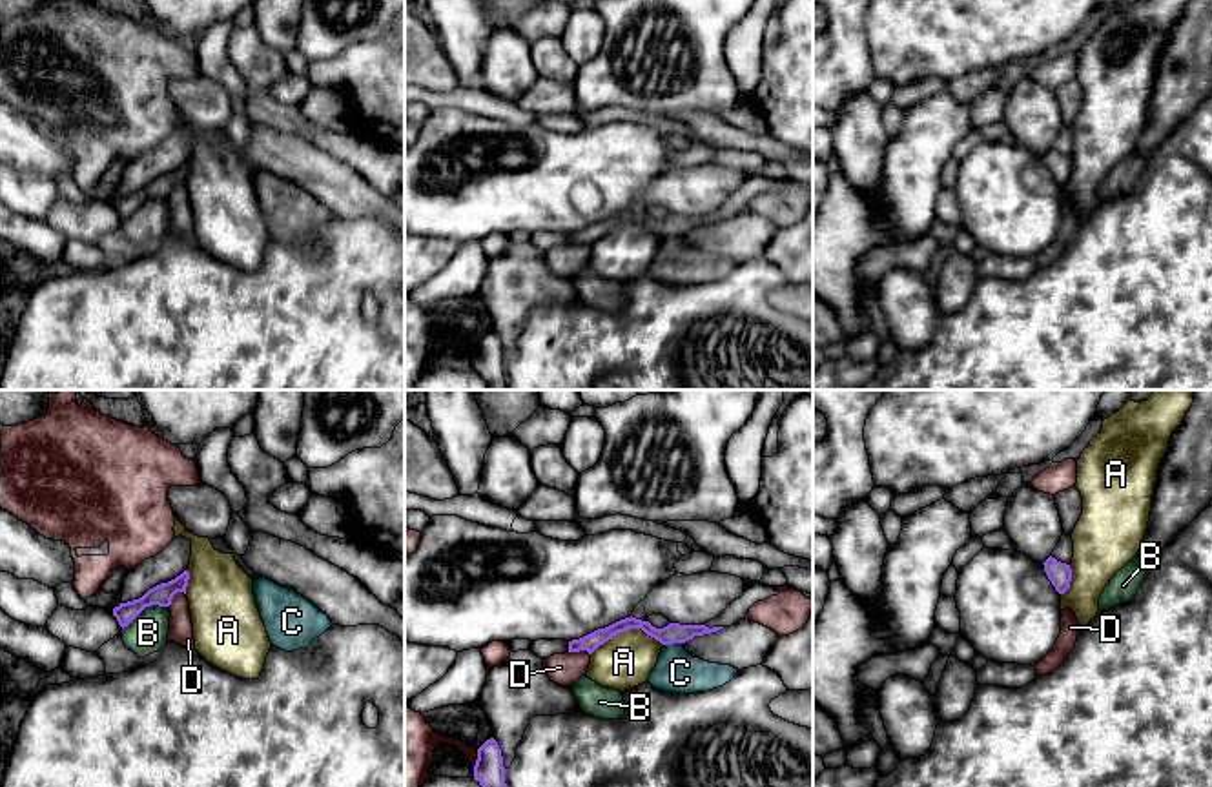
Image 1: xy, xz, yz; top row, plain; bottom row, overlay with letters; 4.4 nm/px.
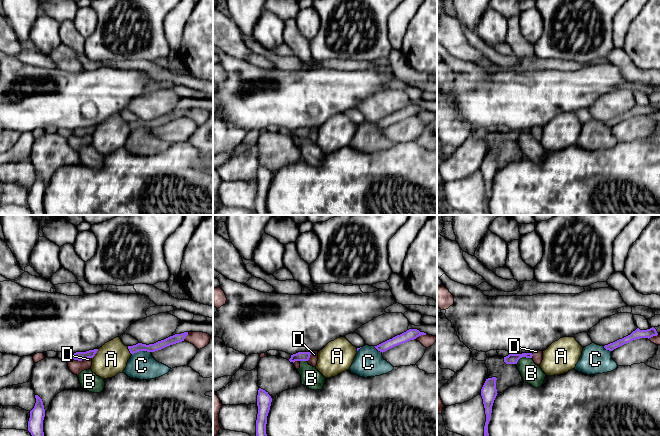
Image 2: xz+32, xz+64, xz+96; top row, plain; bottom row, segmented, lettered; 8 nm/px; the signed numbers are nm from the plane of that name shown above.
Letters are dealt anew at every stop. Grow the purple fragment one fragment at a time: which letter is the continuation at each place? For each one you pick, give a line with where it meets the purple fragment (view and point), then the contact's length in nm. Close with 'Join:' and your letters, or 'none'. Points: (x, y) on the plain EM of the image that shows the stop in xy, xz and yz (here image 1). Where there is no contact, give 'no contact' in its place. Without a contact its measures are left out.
Join: none

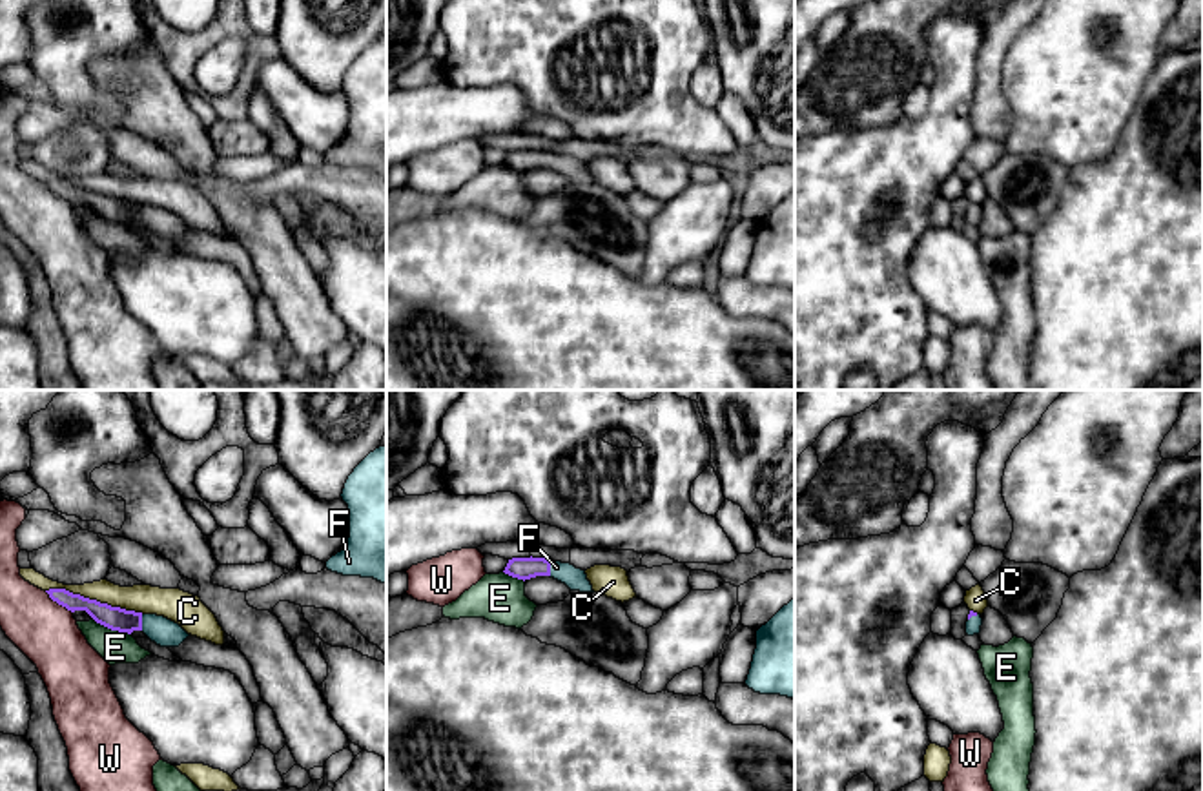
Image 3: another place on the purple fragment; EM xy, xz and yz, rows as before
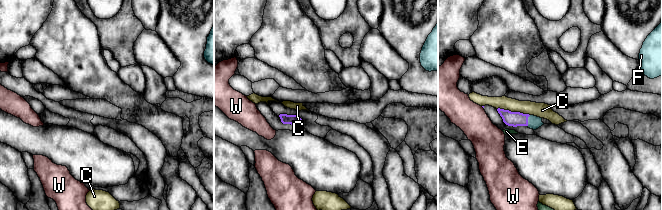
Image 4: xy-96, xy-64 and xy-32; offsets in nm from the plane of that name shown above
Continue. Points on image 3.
F: meets purple in xy at (141, 214); contact 70 nm long
Join: F

